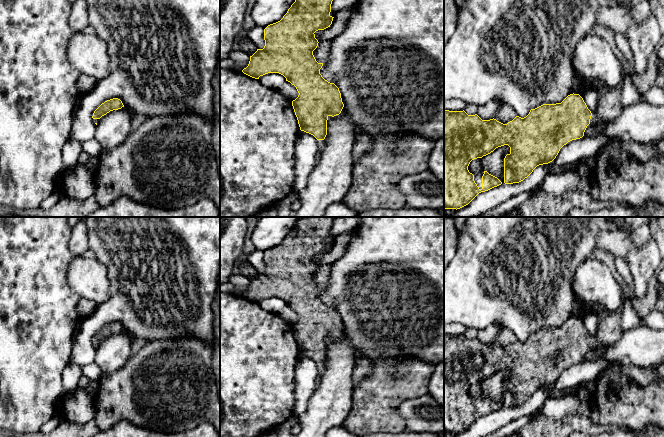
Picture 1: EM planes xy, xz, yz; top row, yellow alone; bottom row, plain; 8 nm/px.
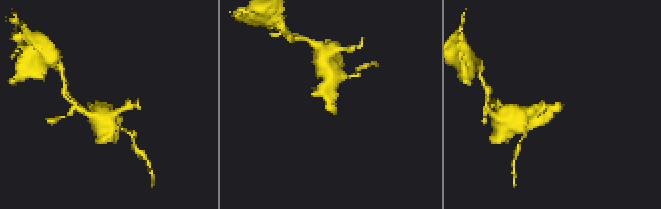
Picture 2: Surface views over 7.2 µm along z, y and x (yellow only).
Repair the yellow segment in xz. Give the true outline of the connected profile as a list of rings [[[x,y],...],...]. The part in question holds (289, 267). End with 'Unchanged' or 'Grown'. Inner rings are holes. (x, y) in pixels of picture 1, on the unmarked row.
[[[299,217],[283,242],[264,253],[264,272],[257,273],[250,280],[248,290],[242,294],[244,298],[255,303],[268,297],[279,297],[296,311],[299,319],[292,325],[292,330],[300,354],[317,363],[317,388],[326,369],[324,363],[327,359],[328,341],[339,339],[344,331],[339,312],[322,301],[320,293],[323,287],[318,287],[313,279],[319,267],[314,257],[332,248],[334,241],[330,236],[335,219],[336,217]]]. Grown

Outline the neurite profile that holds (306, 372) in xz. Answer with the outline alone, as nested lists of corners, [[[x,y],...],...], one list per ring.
[[[300,354],[294,377],[296,385],[294,404],[295,416],[299,417],[306,411],[308,401],[317,389],[317,376],[317,363],[313,359]]]

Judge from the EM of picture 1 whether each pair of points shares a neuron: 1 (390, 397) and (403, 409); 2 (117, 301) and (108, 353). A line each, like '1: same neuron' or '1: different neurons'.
1: different neurons
2: different neurons

